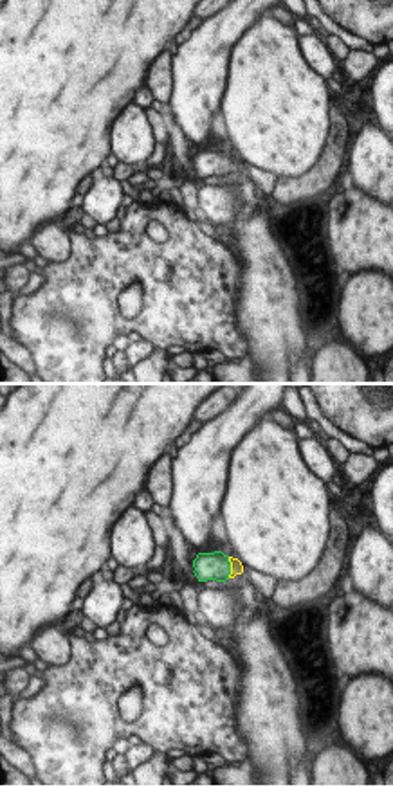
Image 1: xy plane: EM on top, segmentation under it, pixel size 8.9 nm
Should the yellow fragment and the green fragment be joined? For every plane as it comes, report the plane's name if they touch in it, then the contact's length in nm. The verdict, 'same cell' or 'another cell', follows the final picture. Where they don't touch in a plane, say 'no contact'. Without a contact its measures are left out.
contact in xy; length 190 nm

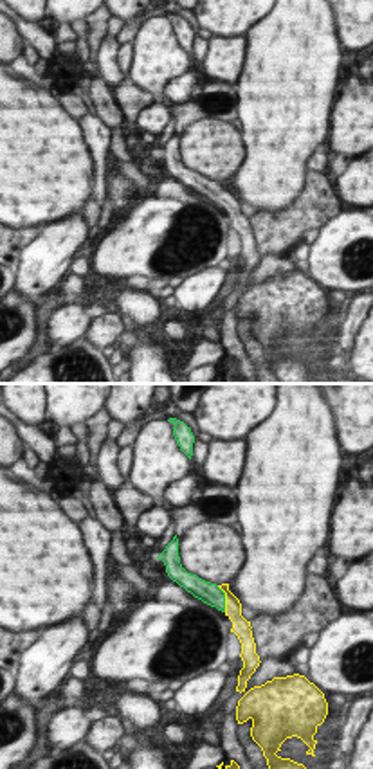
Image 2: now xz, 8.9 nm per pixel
contact in xz; length 260 nm

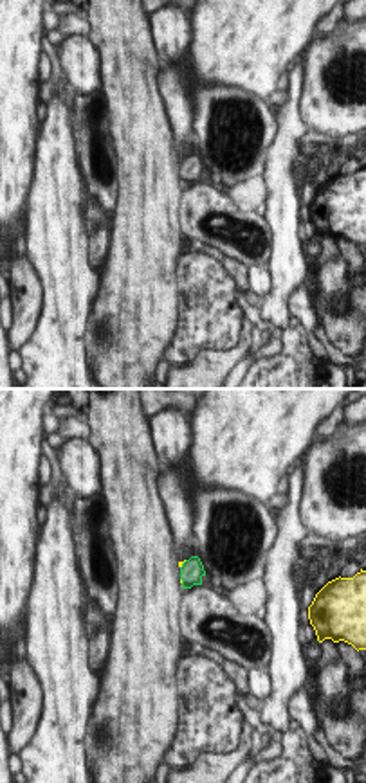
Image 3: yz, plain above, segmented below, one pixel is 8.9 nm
contact in yz; length 100 nm

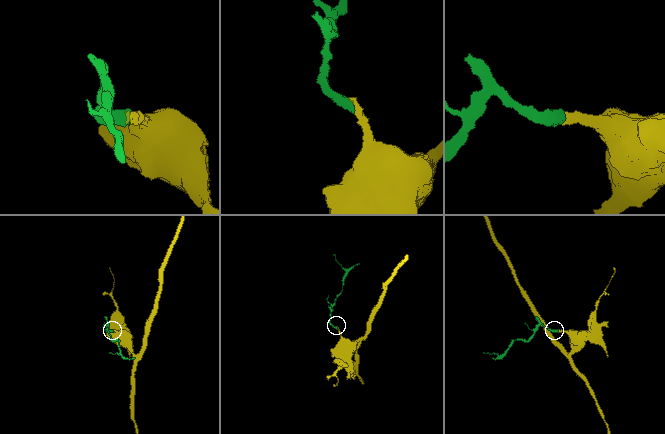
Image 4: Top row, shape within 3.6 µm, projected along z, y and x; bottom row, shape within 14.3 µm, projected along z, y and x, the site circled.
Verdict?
same cell

